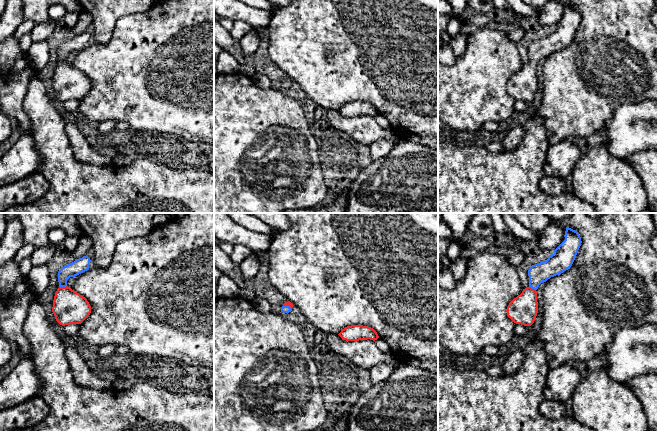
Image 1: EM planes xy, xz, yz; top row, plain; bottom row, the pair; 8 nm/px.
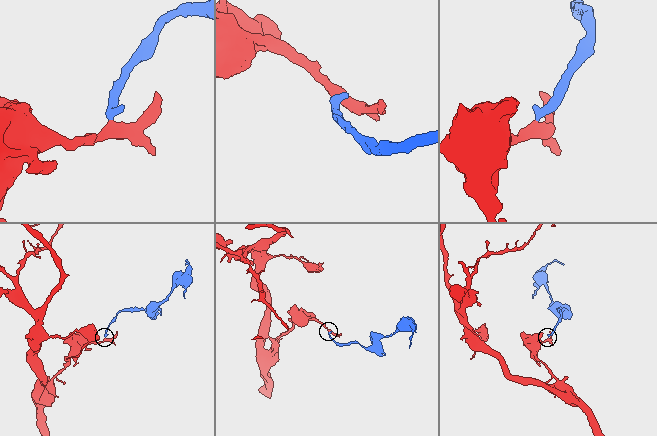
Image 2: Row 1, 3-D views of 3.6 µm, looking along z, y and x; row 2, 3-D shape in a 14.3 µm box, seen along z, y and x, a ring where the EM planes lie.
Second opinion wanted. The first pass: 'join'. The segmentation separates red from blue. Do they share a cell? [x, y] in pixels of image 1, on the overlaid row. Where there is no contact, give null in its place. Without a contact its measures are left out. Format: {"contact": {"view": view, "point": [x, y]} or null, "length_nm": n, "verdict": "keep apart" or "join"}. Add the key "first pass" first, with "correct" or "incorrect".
{"first pass": "correct", "contact": {"view": "xy", "point": [62, 287]}, "length_nm": 70, "verdict": "join"}

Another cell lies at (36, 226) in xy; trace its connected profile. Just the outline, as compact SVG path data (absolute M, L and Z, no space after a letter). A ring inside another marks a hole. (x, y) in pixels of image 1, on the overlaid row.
M4 213L6 220L18 219L23 227L24 244L35 248L49 243L48 234L53 228L60 228L66 236L82 235L75 213Z

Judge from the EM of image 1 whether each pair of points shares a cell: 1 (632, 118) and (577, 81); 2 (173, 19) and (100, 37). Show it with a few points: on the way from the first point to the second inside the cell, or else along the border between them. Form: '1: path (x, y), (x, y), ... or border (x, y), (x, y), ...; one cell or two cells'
1: border (641, 102), (622, 104), (603, 126); two cells
2: border (125, 15), (117, 21), (107, 42), (95, 42); two cells

